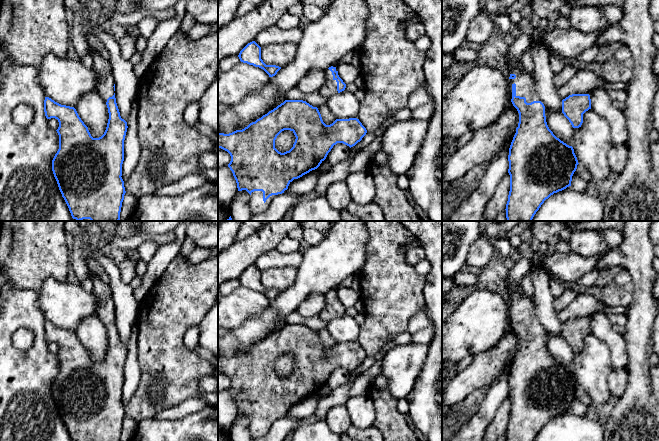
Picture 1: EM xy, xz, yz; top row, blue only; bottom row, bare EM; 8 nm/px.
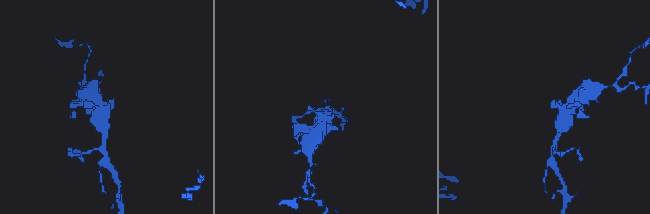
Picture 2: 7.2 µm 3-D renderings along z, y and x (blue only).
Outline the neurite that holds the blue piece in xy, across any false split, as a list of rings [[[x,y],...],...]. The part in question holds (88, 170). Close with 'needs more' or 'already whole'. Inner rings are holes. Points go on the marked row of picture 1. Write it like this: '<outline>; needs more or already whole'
[[[90,51],[90,55],[94,60],[92,69],[98,77],[96,92],[102,97],[108,108],[107,127],[101,137],[93,138],[74,107],[61,105],[51,98],[45,97],[46,118],[55,118],[59,122],[56,130],[59,135],[59,149],[52,160],[52,171],[73,219],[77,221],[83,219],[119,221],[126,193],[121,176],[124,140],[128,126],[127,122],[121,118],[116,103],[114,77],[110,62],[98,51]]]; needs more

